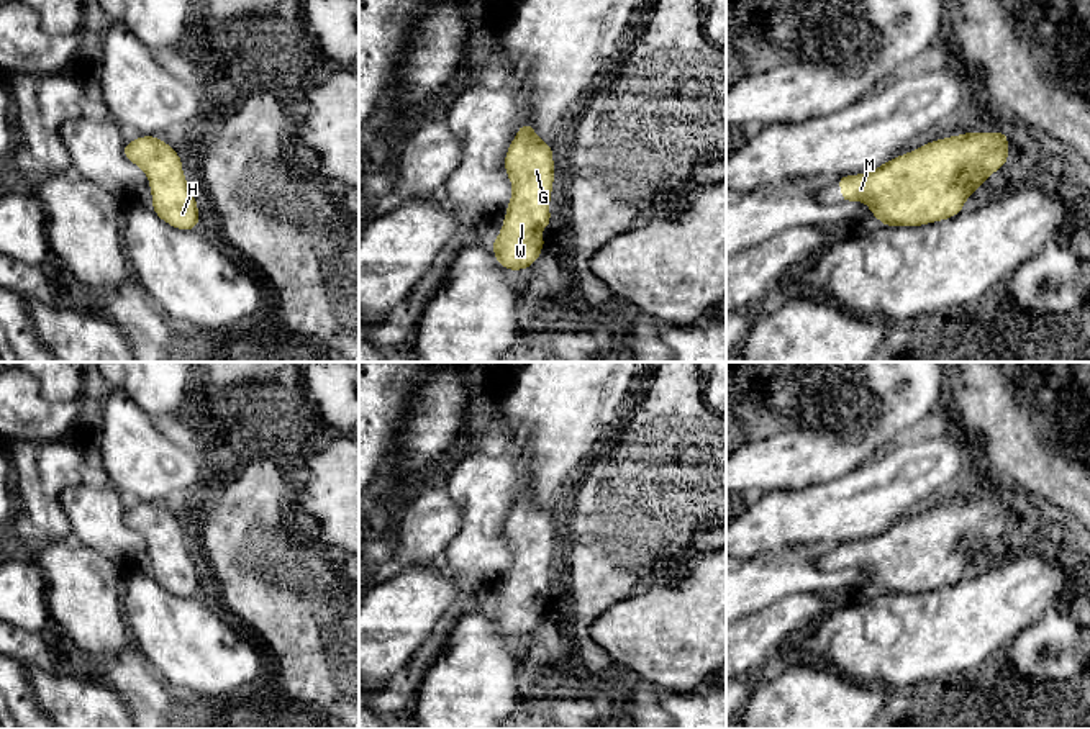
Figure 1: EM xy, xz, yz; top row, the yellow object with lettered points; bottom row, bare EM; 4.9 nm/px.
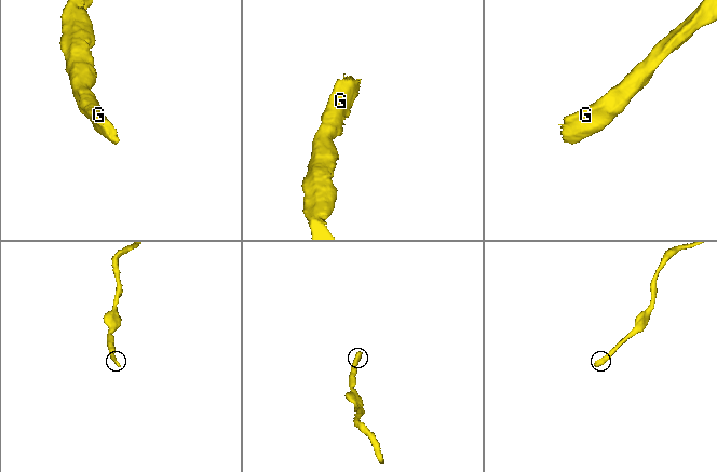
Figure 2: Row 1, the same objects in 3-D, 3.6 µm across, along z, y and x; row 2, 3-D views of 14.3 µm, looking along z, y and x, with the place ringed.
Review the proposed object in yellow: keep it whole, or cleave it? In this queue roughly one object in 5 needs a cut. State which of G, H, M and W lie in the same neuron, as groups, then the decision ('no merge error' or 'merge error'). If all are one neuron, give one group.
G H M W | no merge error

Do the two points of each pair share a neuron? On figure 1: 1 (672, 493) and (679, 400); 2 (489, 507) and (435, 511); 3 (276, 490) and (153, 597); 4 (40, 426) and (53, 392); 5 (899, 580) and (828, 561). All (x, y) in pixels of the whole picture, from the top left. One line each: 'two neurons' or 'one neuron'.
1: one neuron
2: two neurons
3: two neurons
4: two neurons
5: one neuron

